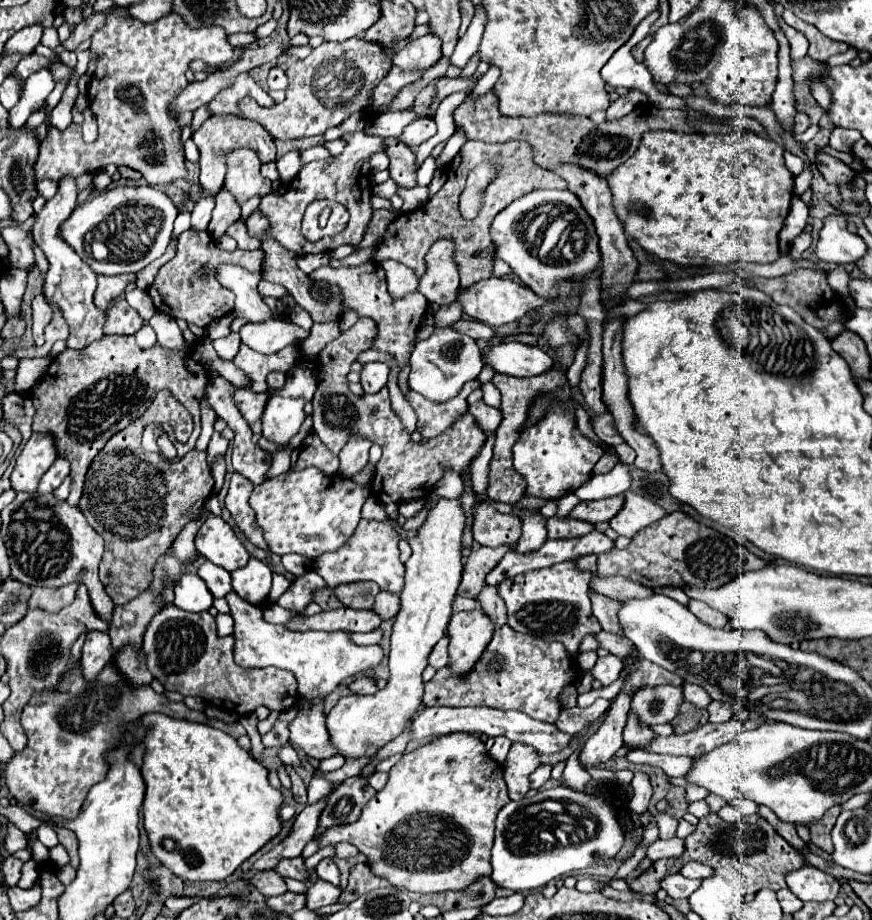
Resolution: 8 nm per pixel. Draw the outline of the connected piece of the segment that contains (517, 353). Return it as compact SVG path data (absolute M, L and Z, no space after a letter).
M502 342L484 352L484 360L494 366L496 372L530 378L544 374L552 368L552 356L540 346L528 346L522 342Z

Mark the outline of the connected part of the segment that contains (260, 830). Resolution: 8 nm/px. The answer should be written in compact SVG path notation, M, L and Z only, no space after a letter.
M146 714L140 722L150 726L146 738L140 742L146 746L142 764L142 776L146 782L146 798L142 806L144 828L154 856L166 868L182 880L220 882L266 842L280 834L280 806L284 802L282 792L270 786L268 770L258 764L250 752L242 750L230 734L208 724L176 720L164 714Z

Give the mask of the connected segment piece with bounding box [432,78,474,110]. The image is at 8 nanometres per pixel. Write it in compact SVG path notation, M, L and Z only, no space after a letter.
M440 78L440 80L438 80L438 96L436 96L432 108L436 110L438 104L442 102L442 98L446 98L446 96L452 94L452 92L464 90L466 86L474 86L474 80L472 80L472 78L466 78L466 80L462 80L462 78Z

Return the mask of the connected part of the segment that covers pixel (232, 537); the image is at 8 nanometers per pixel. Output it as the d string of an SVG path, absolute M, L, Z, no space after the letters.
M212 512L206 516L206 522L200 526L196 534L196 550L204 558L228 572L246 566L250 558L250 554L240 544L230 524L224 522L222 516L216 516Z

